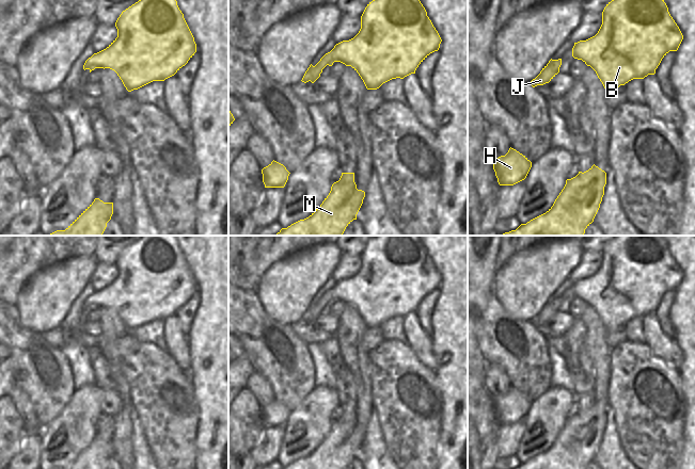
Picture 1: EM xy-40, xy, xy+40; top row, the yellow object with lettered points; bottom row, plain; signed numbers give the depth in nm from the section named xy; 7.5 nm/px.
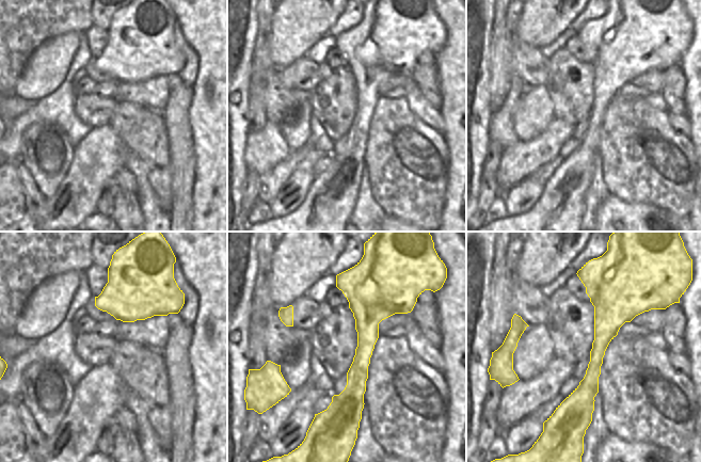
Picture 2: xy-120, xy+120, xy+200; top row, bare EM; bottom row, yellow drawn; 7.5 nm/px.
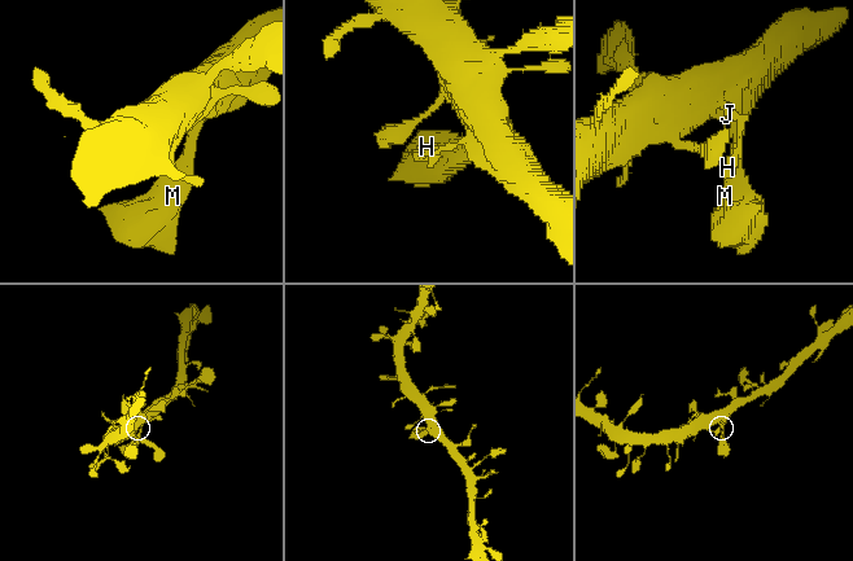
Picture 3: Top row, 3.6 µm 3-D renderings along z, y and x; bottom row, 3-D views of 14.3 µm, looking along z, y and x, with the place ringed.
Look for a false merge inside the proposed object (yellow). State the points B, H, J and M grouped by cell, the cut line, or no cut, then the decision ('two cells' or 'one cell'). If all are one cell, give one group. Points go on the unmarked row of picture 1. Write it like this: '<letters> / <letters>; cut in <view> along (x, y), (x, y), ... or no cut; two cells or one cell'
B H J M; no cut; one cell

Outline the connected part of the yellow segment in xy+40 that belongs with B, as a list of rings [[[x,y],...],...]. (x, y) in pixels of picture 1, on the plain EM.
[[[616,236],[604,246],[598,272],[574,281],[572,295],[590,305],[610,331],[633,318],[654,313],[662,297],[669,290],[677,290],[682,278],[683,274],[661,236]]]

